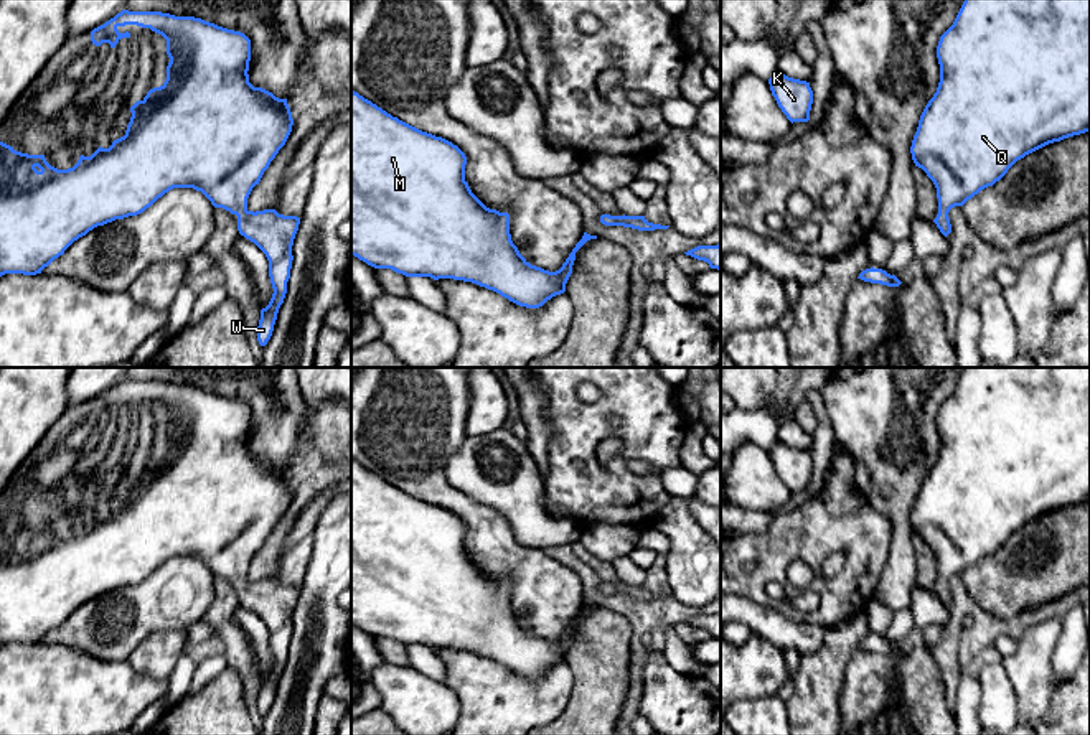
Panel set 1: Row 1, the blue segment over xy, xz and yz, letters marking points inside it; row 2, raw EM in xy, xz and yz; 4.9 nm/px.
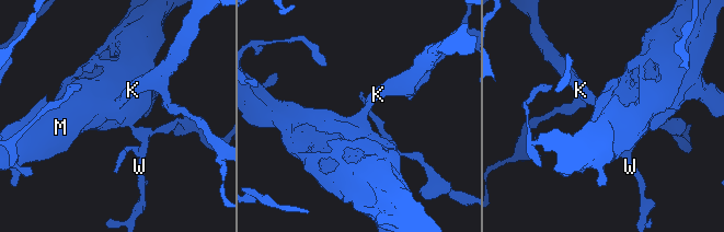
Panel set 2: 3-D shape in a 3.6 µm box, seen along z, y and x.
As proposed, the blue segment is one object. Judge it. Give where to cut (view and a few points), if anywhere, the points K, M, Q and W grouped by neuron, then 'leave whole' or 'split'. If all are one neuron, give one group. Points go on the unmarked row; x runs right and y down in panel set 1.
cut none; groups K M Q W; leave whole

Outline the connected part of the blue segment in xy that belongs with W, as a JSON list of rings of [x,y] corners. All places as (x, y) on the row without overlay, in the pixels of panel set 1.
[[[122,379],[91,400],[92,414],[109,412],[110,417],[115,417],[122,407],[130,407],[129,400],[120,402],[117,399],[125,394],[150,397],[167,409],[167,424],[170,427],[167,448],[130,476],[132,486],[124,506],[114,509],[109,517],[99,516],[91,526],[81,524],[73,537],[58,539],[46,531],[45,524],[21,522],[0,511],[0,646],[5,643],[41,643],[74,610],[94,597],[137,585],[173,557],[193,557],[201,560],[214,577],[236,583],[239,603],[254,611],[269,630],[274,662],[269,674],[261,679],[257,695],[257,710],[265,715],[287,662],[294,630],[292,615],[300,587],[284,585],[275,578],[249,580],[247,567],[292,501],[294,488],[287,468],[279,468],[249,452],[251,409],[241,400],[195,386]]]

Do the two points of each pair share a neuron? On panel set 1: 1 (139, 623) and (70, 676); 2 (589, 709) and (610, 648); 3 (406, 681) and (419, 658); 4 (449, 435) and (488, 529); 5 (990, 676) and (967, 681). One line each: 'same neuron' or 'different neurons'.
1: different neurons
2: same neuron
3: different neurons
4: same neuron
5: different neurons

